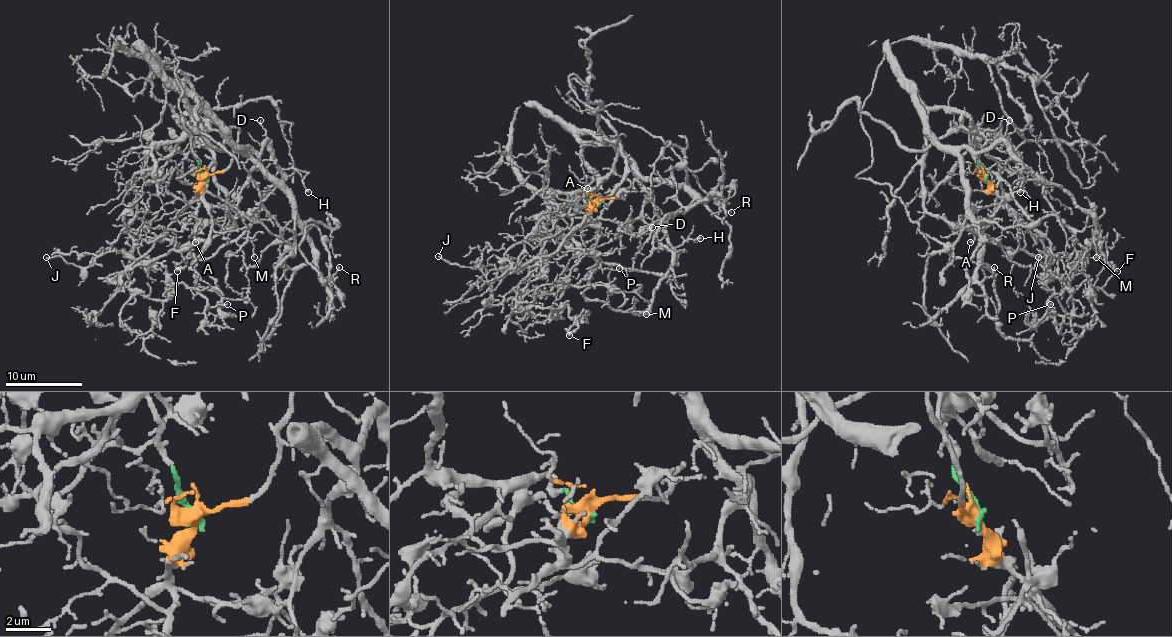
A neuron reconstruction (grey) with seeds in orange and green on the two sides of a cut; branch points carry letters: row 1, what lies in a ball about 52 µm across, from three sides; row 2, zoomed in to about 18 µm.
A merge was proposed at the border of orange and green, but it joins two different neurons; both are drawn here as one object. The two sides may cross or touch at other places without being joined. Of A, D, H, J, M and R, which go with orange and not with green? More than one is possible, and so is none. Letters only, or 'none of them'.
A, J

